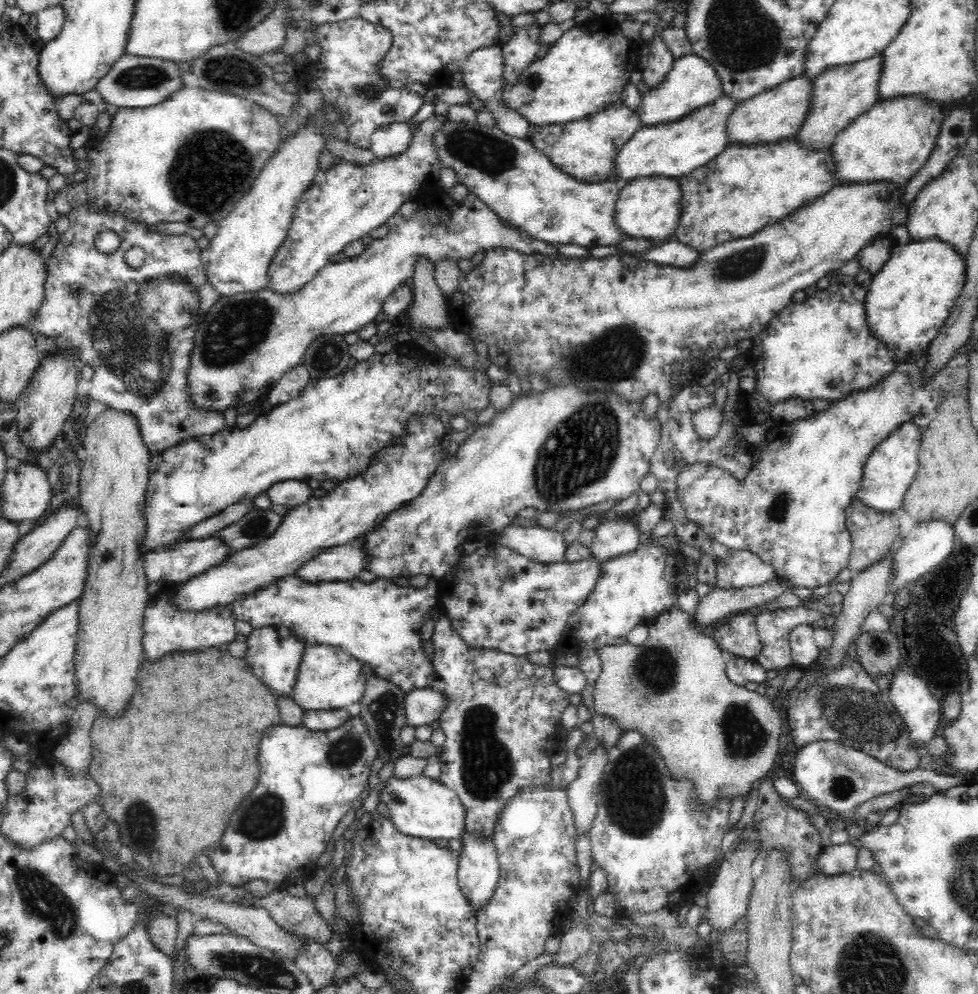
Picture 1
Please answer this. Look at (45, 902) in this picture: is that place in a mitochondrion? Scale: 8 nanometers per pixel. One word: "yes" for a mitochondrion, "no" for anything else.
yes

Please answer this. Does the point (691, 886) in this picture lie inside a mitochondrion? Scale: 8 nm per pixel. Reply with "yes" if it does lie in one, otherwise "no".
no

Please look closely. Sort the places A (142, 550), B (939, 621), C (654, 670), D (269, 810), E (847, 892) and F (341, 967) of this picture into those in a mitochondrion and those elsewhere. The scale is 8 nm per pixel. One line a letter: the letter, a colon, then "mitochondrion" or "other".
A: other
B: other
C: mitochondrion
D: mitochondrion
E: other
F: other

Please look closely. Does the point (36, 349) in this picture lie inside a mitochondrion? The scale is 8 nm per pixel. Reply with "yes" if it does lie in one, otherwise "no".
no

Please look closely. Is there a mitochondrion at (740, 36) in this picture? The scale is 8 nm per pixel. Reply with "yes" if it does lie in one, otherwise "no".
yes

